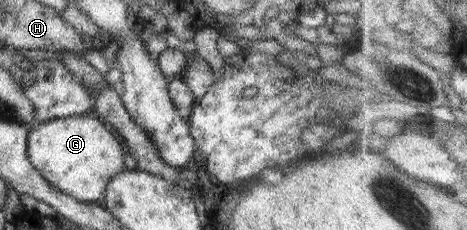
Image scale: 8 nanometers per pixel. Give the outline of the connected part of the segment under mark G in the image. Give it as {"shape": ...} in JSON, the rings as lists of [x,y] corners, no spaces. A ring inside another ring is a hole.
{"shape":[[[94,115],[69,116],[65,118],[54,118],[36,124],[28,132],[27,154],[33,168],[36,168],[49,184],[58,188],[61,192],[71,195],[79,202],[91,202],[103,198],[106,185],[113,176],[125,169],[123,165],[127,149],[123,140],[102,119]]]}

